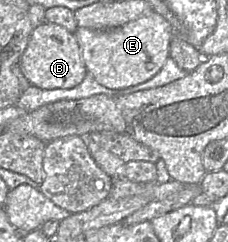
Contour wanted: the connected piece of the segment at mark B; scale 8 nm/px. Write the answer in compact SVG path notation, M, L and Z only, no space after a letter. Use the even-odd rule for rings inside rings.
M43 22L30 34L19 66L30 85L40 89L71 89L87 74L75 35L61 25Z

